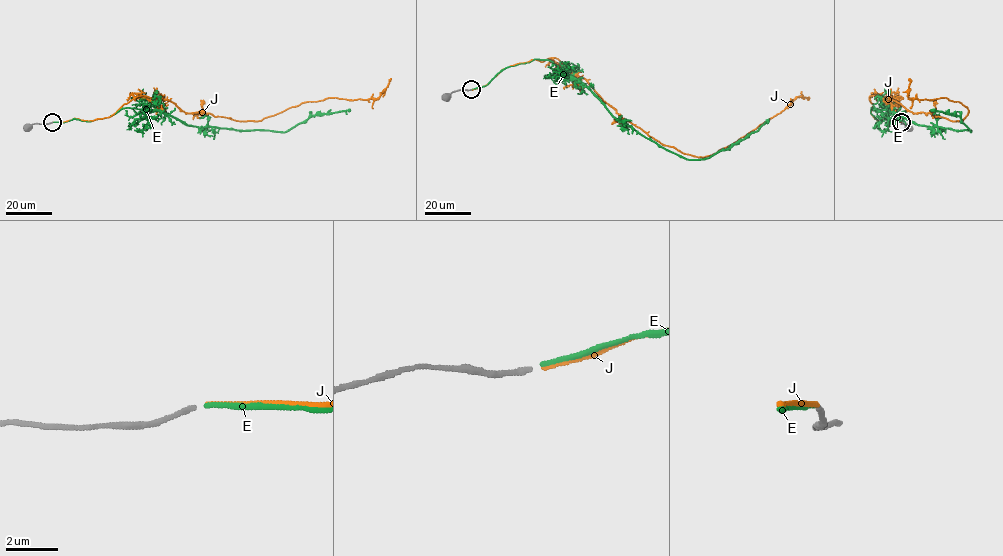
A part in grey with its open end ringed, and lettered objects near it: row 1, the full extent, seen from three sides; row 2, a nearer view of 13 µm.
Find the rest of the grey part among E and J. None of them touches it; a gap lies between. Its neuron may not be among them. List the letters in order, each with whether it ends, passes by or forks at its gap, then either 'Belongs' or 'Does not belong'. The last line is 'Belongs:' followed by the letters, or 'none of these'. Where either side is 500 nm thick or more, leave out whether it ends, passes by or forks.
E: It ends there. Does not belong
J: It ends there. Belongs
Belongs: J

